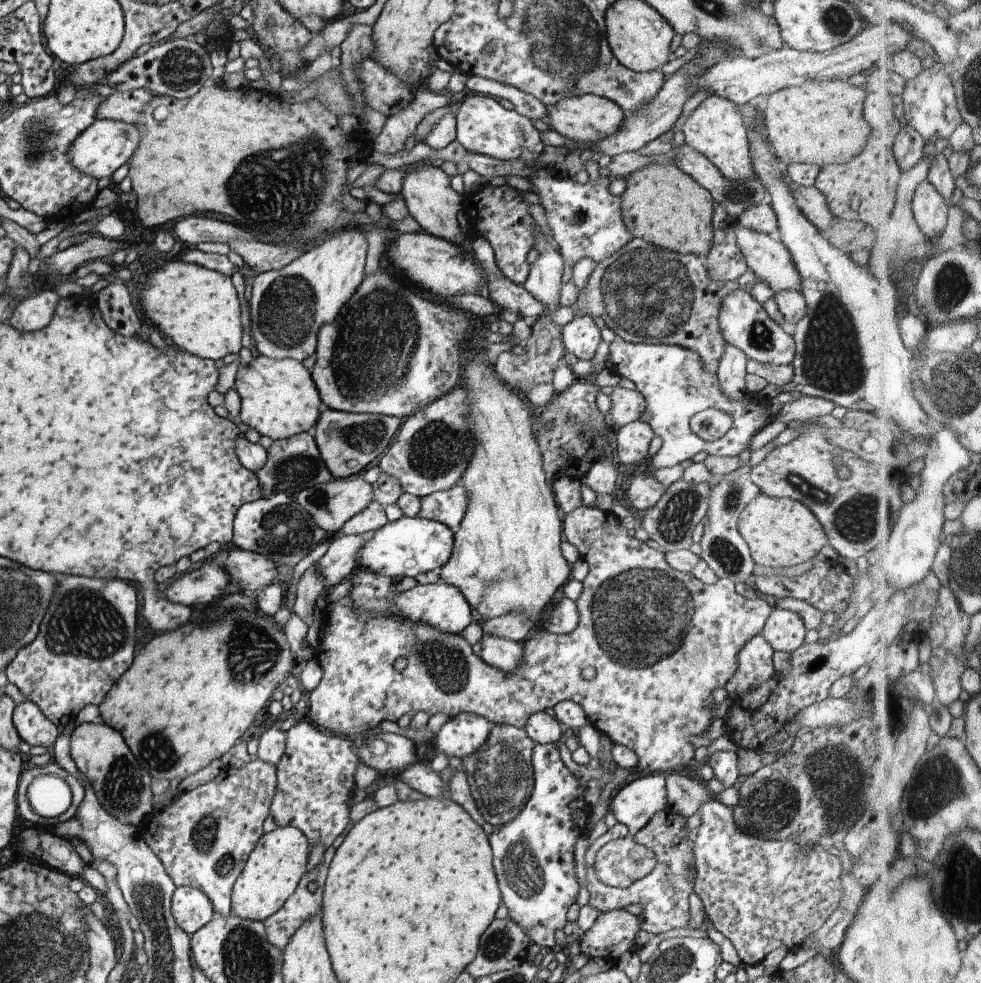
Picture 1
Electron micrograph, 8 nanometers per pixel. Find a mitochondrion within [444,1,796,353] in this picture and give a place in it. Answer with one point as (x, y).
(646, 295)

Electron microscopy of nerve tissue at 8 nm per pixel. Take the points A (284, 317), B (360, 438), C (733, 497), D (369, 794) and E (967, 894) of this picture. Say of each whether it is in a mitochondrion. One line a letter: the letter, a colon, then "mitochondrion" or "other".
A: mitochondrion
B: mitochondrion
C: mitochondrion
D: other
E: mitochondrion

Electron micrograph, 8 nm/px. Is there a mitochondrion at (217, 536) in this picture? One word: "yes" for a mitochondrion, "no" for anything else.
no

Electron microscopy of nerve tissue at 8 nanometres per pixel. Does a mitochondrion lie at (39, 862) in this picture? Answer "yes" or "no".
no

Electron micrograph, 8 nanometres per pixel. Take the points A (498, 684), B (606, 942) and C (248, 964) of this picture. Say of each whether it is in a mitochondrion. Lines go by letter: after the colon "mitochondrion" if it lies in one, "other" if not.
A: other
B: other
C: mitochondrion

